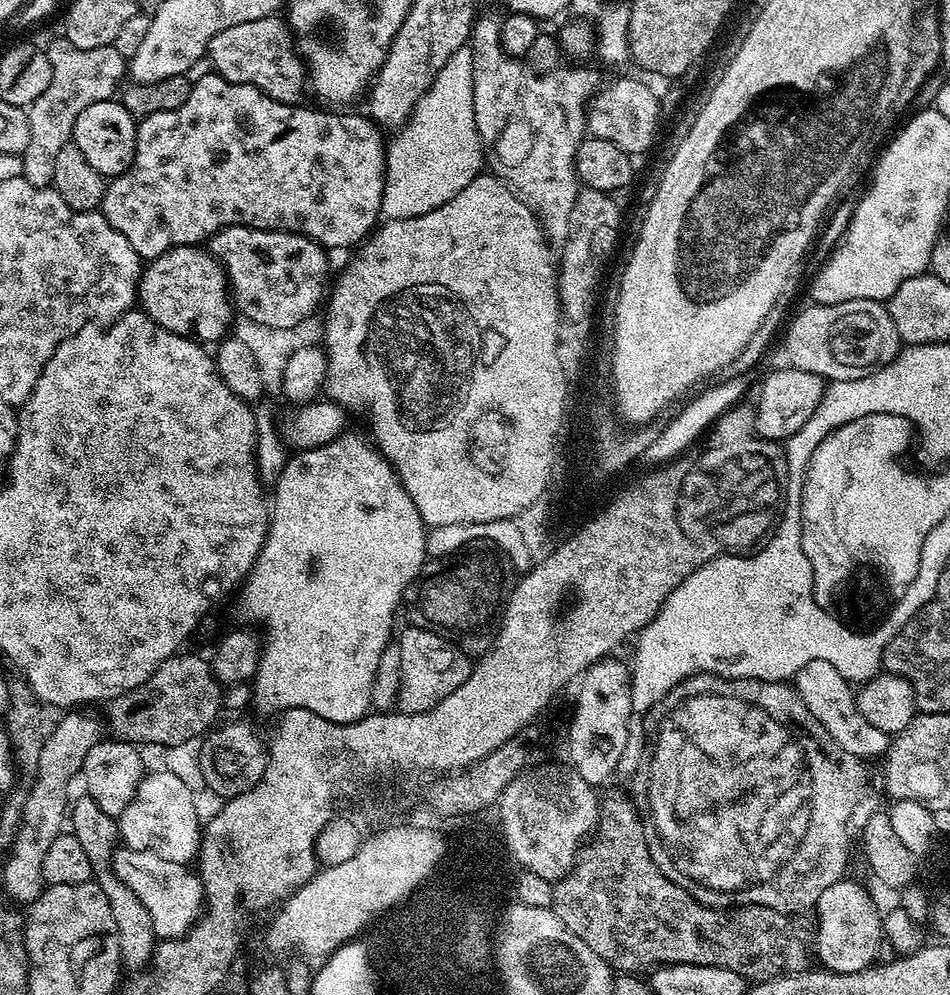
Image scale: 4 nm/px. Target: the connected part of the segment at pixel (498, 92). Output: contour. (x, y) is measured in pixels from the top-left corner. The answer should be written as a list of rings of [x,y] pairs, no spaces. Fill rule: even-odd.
[[[480,14],[475,17],[475,23],[472,25],[470,47],[474,58],[474,122],[476,123],[476,129],[480,131],[480,138],[483,147],[486,149],[487,159],[488,156],[492,159],[491,175],[503,180],[535,212],[536,219],[540,221],[540,227],[544,229],[545,237],[553,245],[563,246],[570,230],[570,210],[574,210],[576,195],[578,195],[582,187],[580,181],[576,179],[576,155],[580,143],[586,138],[586,105],[601,87],[602,79],[600,80],[599,74],[592,68],[567,68],[567,66],[561,66],[548,73],[534,71],[534,69],[528,67],[523,59],[506,54],[506,50],[500,45],[501,23],[502,20],[499,15],[496,17],[482,16]]]

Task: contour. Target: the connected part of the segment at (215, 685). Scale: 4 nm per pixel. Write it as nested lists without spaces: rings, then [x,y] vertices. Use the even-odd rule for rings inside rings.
[[[184,655],[171,656],[156,667],[154,674],[145,684],[139,684],[132,692],[123,692],[107,705],[106,724],[113,737],[137,746],[161,744],[162,749],[169,750],[182,742],[203,737],[217,723],[216,715],[219,714],[220,708],[222,709],[222,685],[212,673],[212,665],[205,657],[203,660],[200,656]]]

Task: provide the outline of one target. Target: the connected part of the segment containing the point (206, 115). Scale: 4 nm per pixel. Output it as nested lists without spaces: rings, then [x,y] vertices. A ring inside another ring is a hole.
[[[209,74],[201,78],[200,81],[193,83],[192,89],[190,90],[190,98],[186,98],[186,102],[182,102],[182,106],[178,106],[178,110],[162,110],[162,114],[150,114],[147,118],[137,123],[136,149],[134,150],[132,164],[120,176],[111,177],[110,183],[104,189],[104,203],[102,205],[104,217],[108,219],[110,226],[114,226],[114,230],[118,230],[118,234],[122,234],[122,238],[126,238],[126,242],[130,242],[130,246],[134,246],[134,250],[140,255],[141,261],[144,262],[156,260],[162,254],[169,252],[171,248],[180,248],[183,244],[191,244],[193,246],[203,245],[208,237],[212,236],[218,230],[222,230],[234,224],[246,226],[247,228],[261,228],[267,232],[297,232],[300,236],[308,236],[312,240],[318,241],[328,250],[333,250],[332,248],[352,247],[352,249],[355,249],[361,242],[367,241],[370,233],[377,227],[378,221],[381,219],[380,207],[382,206],[382,190],[384,189],[384,157],[386,155],[385,137],[380,137],[380,134],[382,134],[381,129],[374,126],[373,121],[369,119],[367,115],[339,116],[339,114],[336,113],[339,111],[336,110],[325,110],[320,106],[315,106],[316,108],[304,107],[305,106],[301,106],[300,104],[283,104],[282,102],[278,102],[274,98],[267,96],[262,90],[255,88],[252,84],[226,82],[226,78],[222,78],[215,74]]]

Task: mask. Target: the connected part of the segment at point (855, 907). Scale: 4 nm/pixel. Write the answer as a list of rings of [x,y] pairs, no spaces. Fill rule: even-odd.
[[[851,878],[834,882],[818,898],[814,909],[814,956],[829,972],[854,974],[877,963],[882,948],[882,912],[860,884]]]

